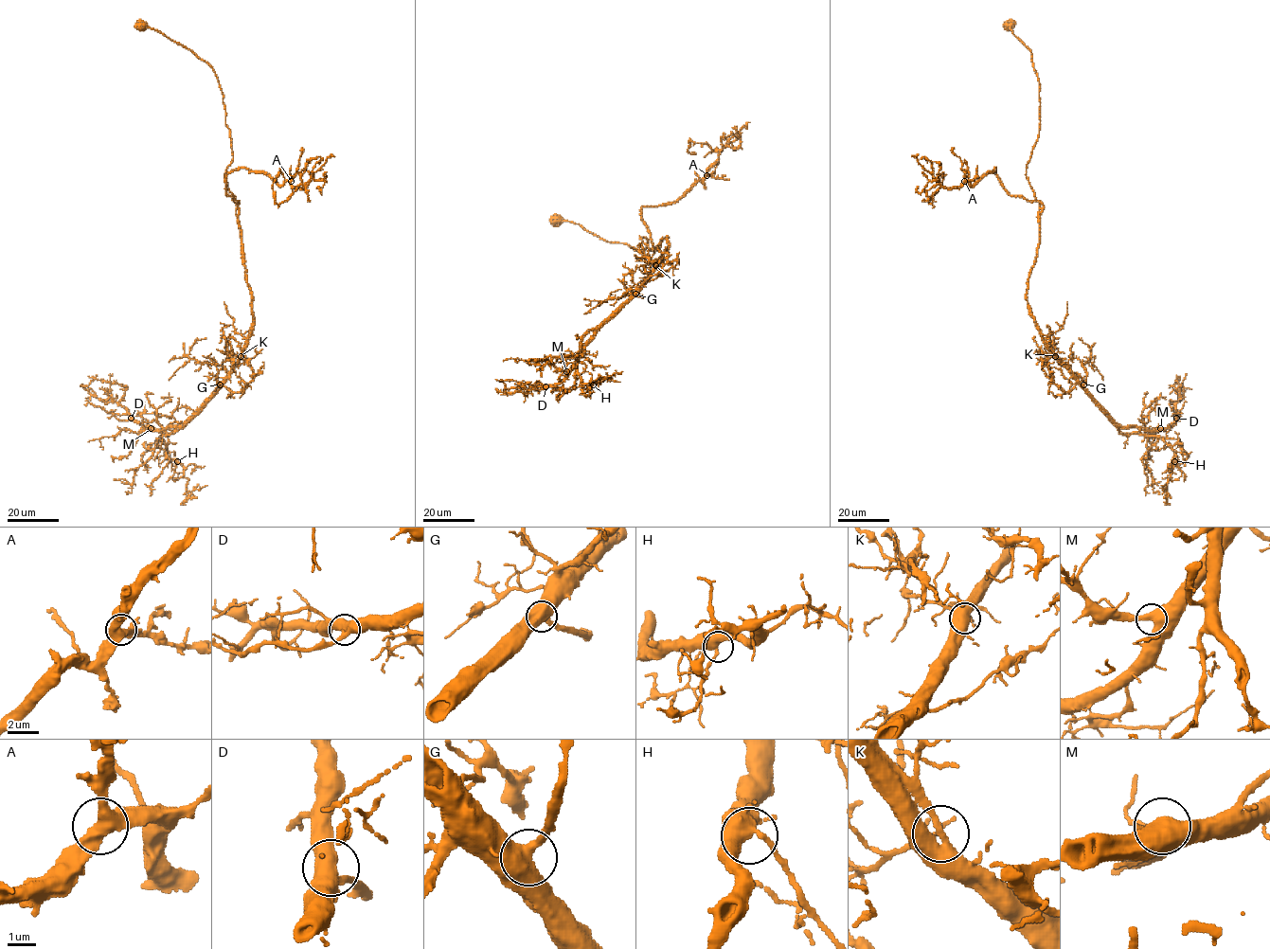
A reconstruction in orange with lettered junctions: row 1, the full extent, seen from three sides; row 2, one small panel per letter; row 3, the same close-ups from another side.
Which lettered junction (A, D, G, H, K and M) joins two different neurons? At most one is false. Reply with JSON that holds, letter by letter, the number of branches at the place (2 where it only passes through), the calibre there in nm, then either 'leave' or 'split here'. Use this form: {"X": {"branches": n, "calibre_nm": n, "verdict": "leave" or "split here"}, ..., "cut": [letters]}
{"A": {"branches": 3, "calibre_nm": 460, "verdict": "leave"}, "D": {"branches": 3, "calibre_nm": 480, "verdict": "leave"}, "G": {"branches": 2, "calibre_nm": 550, "verdict": "leave"}, "H": {"branches": 3, "calibre_nm": 440, "verdict": "leave"}, "K": {"branches": 2, "calibre_nm": 480, "verdict": "leave"}, "M": {"branches": 2, "calibre_nm": 550, "verdict": "leave"}, "cut": []}

